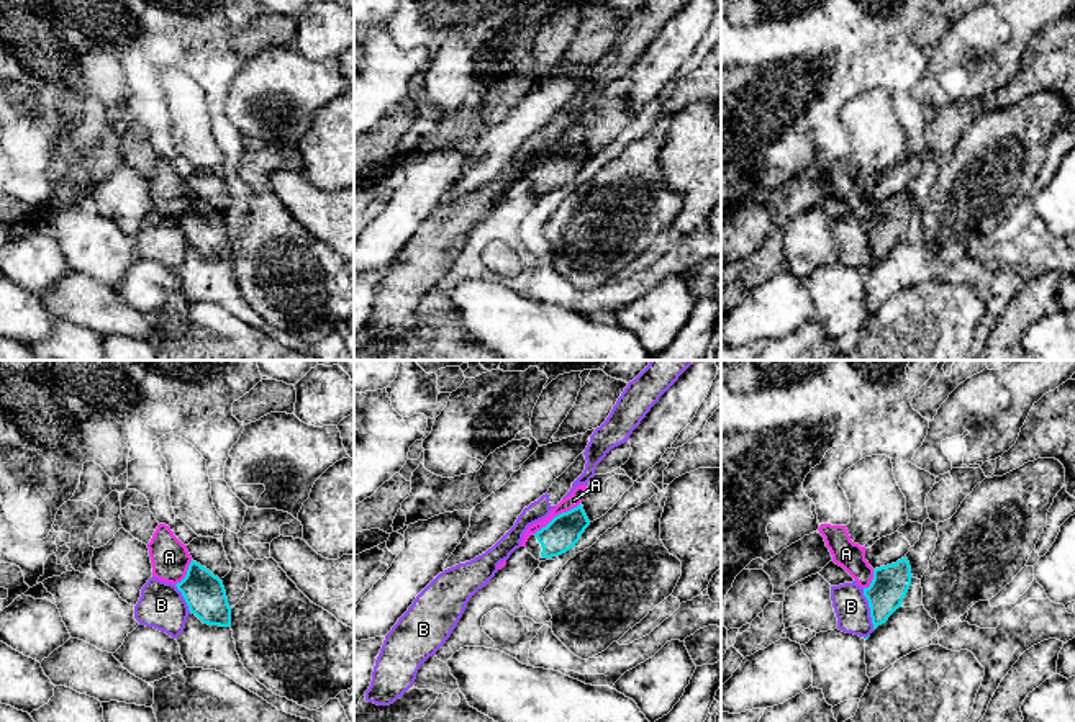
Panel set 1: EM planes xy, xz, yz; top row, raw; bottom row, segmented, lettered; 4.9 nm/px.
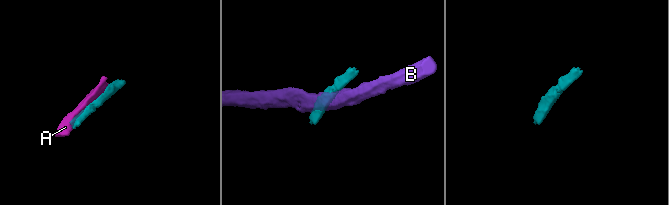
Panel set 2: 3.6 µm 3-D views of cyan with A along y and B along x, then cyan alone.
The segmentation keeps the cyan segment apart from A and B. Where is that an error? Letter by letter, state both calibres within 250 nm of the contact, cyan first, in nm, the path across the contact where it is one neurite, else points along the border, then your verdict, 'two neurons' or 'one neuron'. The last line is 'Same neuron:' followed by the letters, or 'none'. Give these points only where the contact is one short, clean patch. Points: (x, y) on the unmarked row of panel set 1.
A: 170 nm thick on the cyan side, 70 nm on the other; two neurons
B: 180 nm thick on the cyan side, 170 nm on the other; two neurons
Same neuron: none

